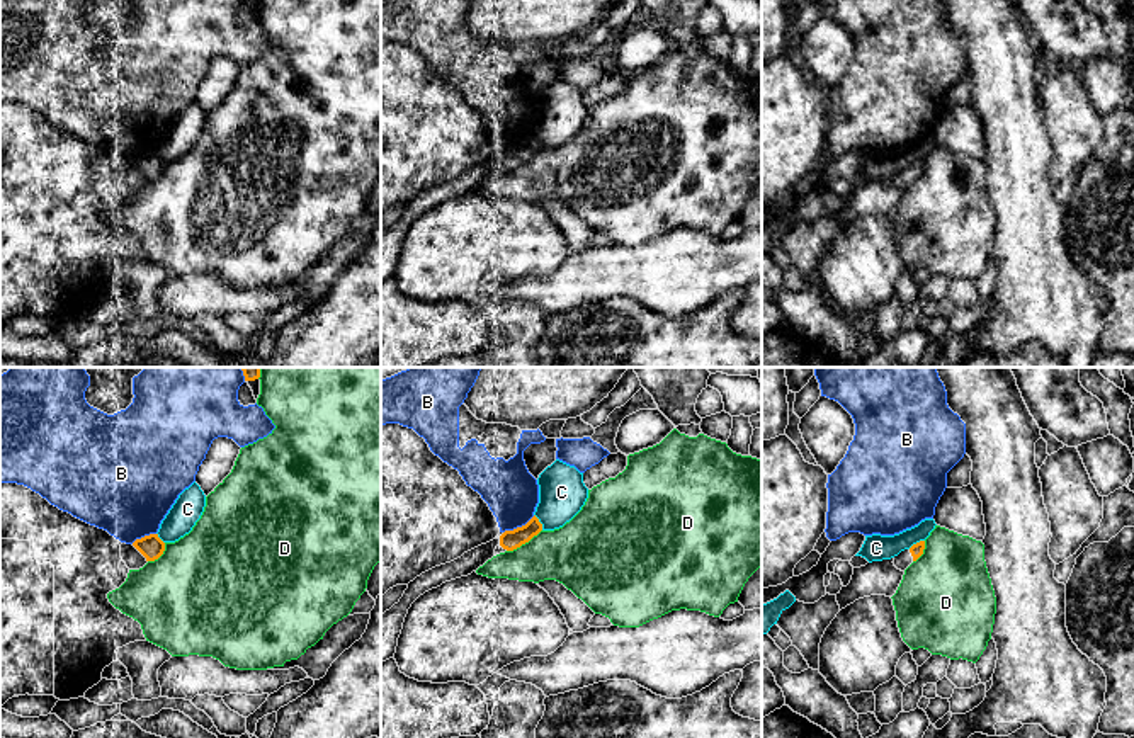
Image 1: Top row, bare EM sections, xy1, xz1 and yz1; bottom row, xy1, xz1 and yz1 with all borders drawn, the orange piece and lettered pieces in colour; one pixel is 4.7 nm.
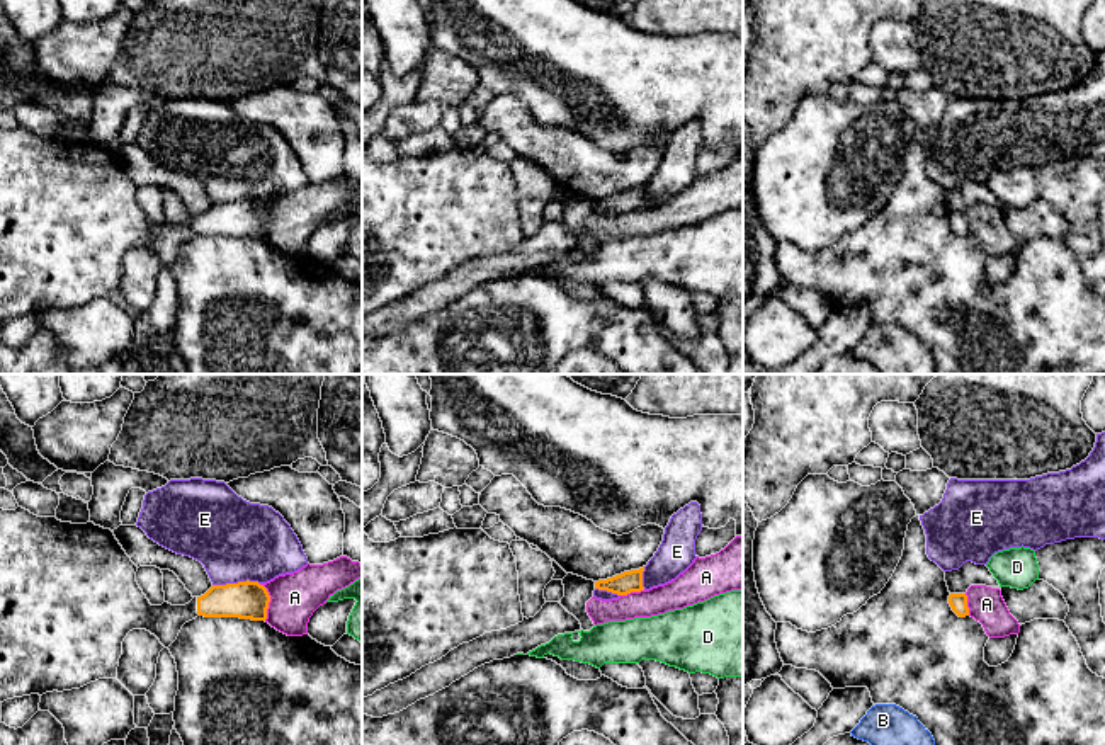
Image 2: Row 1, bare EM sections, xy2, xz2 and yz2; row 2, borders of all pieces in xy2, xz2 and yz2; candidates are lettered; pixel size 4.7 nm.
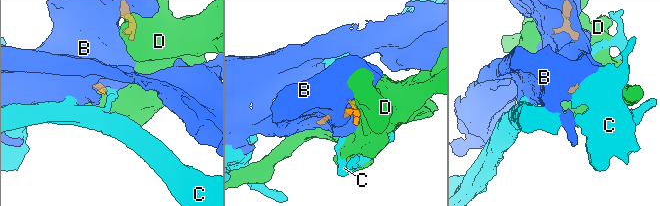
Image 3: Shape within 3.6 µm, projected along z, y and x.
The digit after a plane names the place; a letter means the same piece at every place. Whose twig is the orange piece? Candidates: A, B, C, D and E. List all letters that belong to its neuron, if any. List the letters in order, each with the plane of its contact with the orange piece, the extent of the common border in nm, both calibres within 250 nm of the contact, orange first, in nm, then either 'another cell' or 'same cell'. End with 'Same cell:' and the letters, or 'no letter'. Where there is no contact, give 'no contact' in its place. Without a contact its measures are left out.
A: xy2 | 180 nm | 180/220 nm | another cell
B: xz1 | 170 nm | 100/260 nm | another cell
C: xz1 | 90 nm | 100/220 nm | another cell
D: xz1 | 200 nm | 100/300 nm | another cell
E: xy2 | 220 nm | 180/380 nm | another cell
Same cell: no letter

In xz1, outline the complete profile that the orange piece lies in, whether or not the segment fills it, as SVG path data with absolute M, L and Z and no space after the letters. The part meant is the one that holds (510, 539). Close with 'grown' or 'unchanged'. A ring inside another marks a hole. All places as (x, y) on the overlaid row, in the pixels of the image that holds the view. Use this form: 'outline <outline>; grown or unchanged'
outline M534 515L525 525L517 527L513 531L505 531L500 536L500 546L507 551L513 551L513 549L520 548L522 544L529 542L541 531L542 531L542 524Z; unchanged

